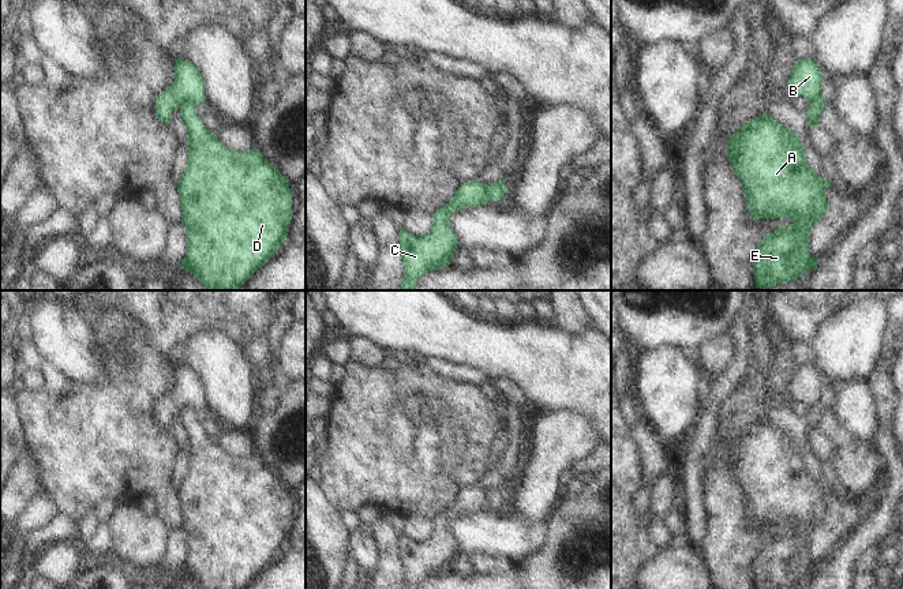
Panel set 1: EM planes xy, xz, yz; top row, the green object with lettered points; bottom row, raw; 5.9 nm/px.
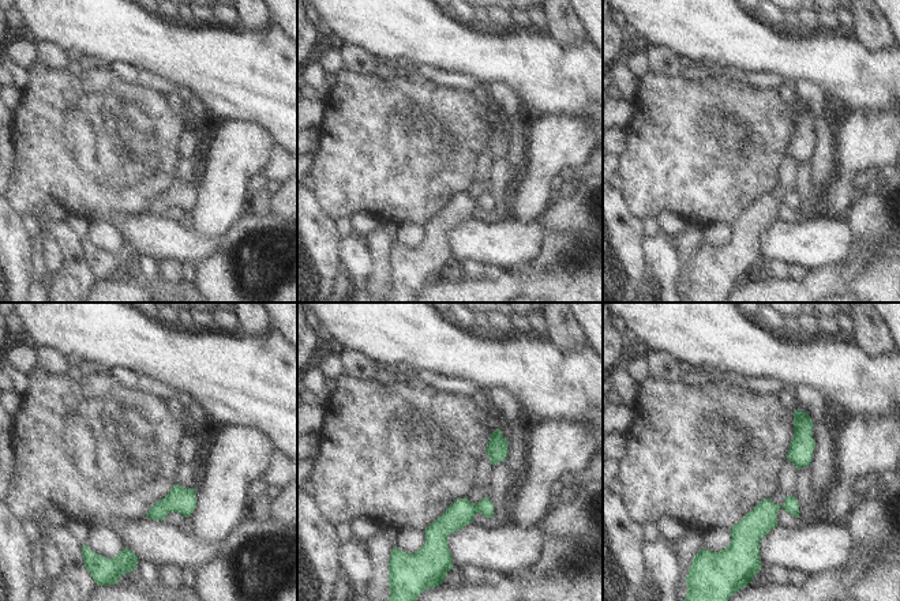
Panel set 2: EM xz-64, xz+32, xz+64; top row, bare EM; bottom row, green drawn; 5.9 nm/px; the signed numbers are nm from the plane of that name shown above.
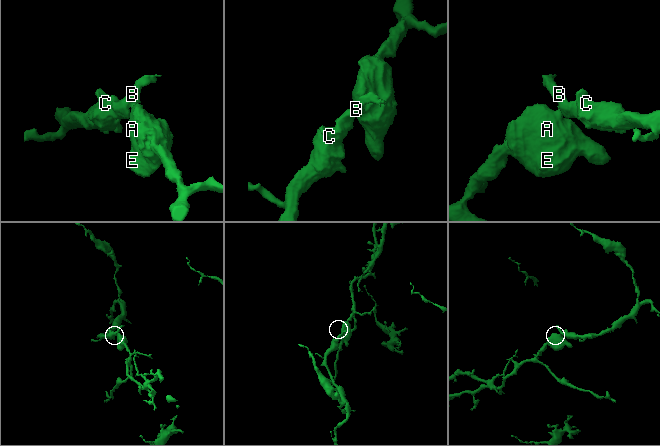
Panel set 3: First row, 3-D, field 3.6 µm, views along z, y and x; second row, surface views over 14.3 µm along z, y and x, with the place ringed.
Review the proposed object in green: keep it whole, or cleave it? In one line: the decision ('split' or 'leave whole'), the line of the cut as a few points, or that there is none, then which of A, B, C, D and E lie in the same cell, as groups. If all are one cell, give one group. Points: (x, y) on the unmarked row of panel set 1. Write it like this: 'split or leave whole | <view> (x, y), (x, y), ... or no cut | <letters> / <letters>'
split | xy (195, 409), (184, 408), (180, 412) | A D E / B C

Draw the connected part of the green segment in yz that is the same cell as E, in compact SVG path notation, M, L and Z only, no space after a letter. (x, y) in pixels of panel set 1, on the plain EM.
M767 417L752 424L742 434L728 440L727 464L743 489L743 499L752 524L793 524L787 532L779 532L758 549L754 560L756 589L787 589L813 575L820 564L809 559L812 533L824 522L829 510L825 495L829 485L821 484L806 468L805 453L799 442L788 432L773 425Z

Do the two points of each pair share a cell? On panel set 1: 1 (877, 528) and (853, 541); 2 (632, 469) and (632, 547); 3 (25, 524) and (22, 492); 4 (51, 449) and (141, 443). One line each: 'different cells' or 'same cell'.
1: same cell
2: same cell
3: different cells
4: same cell

